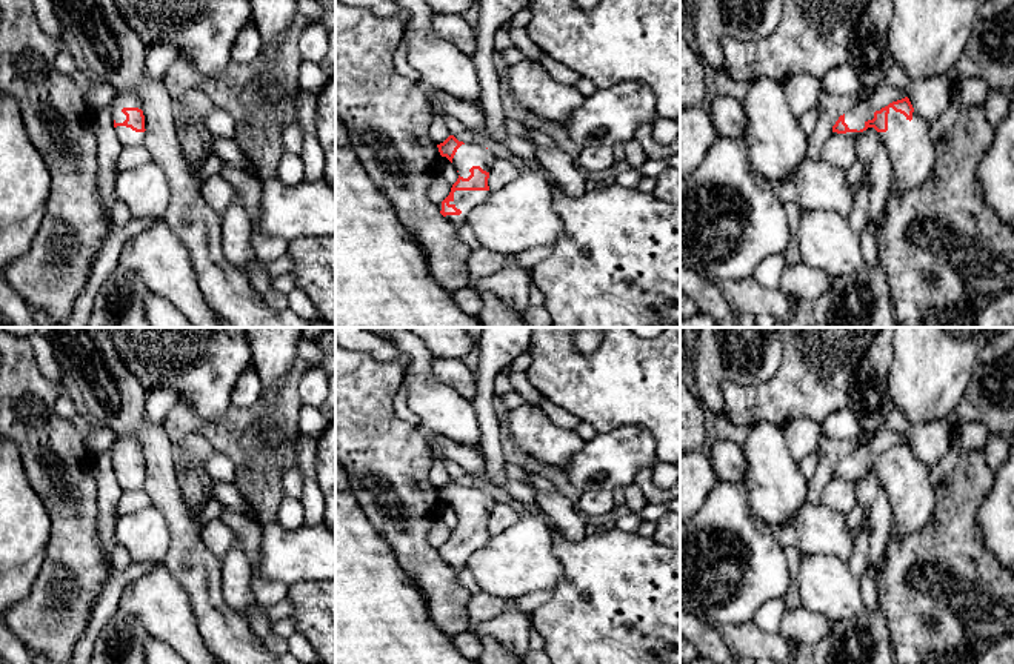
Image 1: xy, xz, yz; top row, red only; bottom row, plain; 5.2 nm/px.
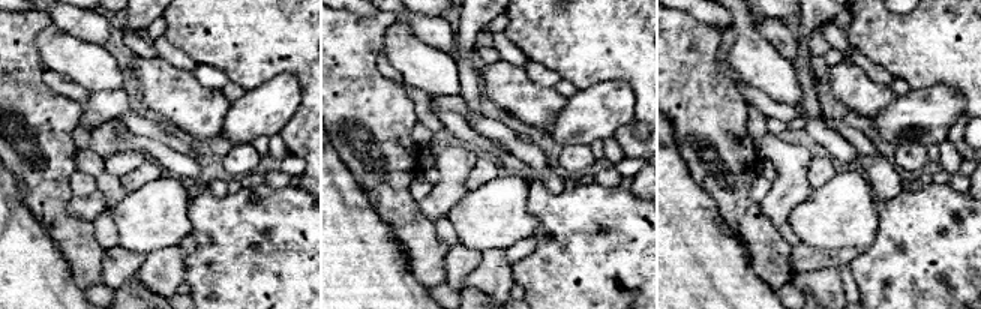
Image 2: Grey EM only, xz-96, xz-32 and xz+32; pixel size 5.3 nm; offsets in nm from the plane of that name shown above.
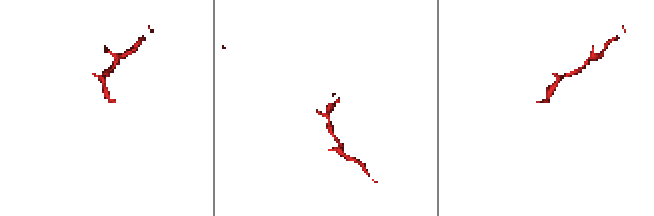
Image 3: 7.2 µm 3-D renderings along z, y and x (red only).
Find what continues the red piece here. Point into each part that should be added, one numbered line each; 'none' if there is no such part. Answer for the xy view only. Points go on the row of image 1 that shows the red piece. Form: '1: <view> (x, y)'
1: xy (123, 99)

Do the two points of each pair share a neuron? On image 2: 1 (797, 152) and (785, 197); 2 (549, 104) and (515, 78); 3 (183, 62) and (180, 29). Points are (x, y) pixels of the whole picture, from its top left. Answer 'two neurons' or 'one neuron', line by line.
1: one neuron
2: one neuron
3: two neurons

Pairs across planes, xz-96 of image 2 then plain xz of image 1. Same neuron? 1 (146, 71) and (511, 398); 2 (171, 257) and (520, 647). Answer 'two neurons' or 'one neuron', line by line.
1: two neurons
2: one neuron

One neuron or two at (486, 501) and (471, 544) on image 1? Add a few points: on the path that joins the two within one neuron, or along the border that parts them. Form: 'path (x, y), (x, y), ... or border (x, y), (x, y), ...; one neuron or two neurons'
path (476, 512), (473, 515), (471, 534); one neuron

